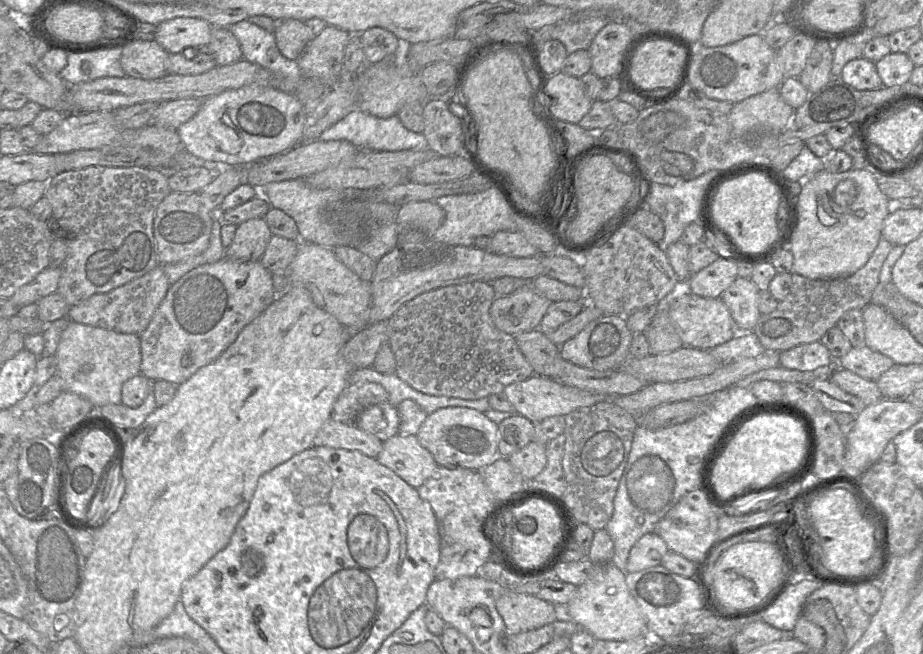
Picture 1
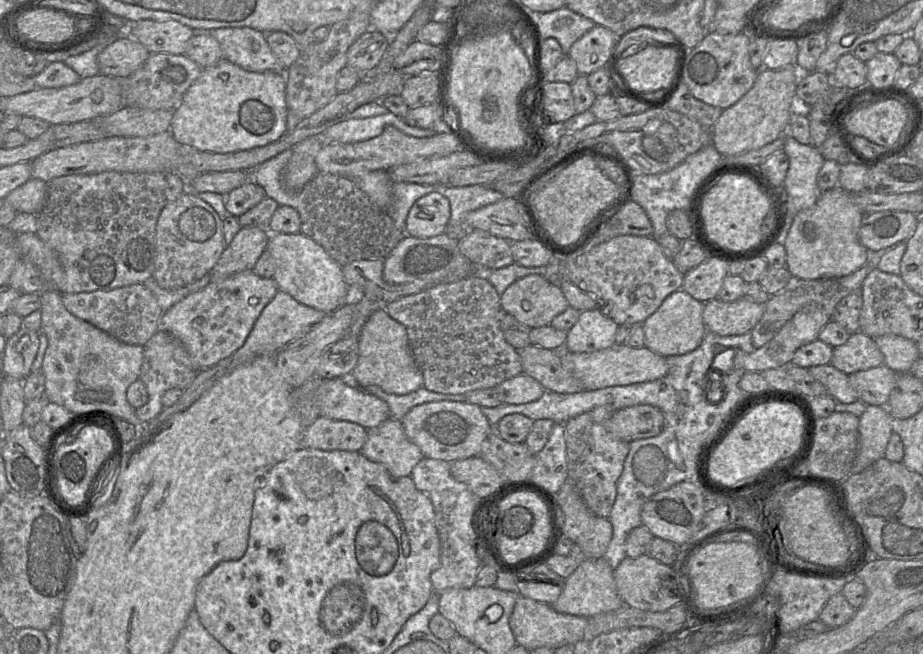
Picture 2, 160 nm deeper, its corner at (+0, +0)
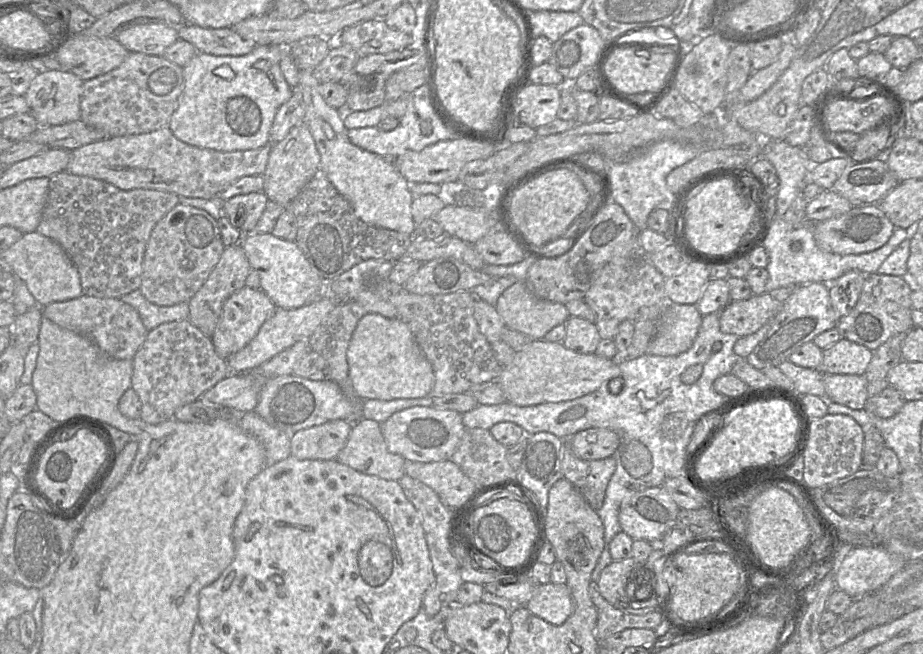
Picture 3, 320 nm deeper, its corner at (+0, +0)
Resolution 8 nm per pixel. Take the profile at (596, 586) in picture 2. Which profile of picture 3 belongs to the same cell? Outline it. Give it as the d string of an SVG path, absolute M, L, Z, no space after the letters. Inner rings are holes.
M566 583L535 584L525 607L546 622L562 625L573 612L573 600Z

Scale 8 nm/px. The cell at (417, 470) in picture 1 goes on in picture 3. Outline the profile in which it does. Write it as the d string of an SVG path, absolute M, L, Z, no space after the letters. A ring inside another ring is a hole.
M361 418L352 426L346 445L335 459L363 474L400 480L406 460L388 450L380 423Z

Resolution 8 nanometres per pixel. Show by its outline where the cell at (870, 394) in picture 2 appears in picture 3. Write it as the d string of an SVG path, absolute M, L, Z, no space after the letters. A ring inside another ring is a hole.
M824 375L824 387L828 401L853 410L864 409L868 393L865 375Z

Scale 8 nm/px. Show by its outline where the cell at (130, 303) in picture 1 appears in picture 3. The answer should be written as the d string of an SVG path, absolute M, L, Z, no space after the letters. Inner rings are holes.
M82 294L75 299L50 303L42 308L42 313L60 327L86 336L114 359L133 359L149 333L137 310L120 298Z

